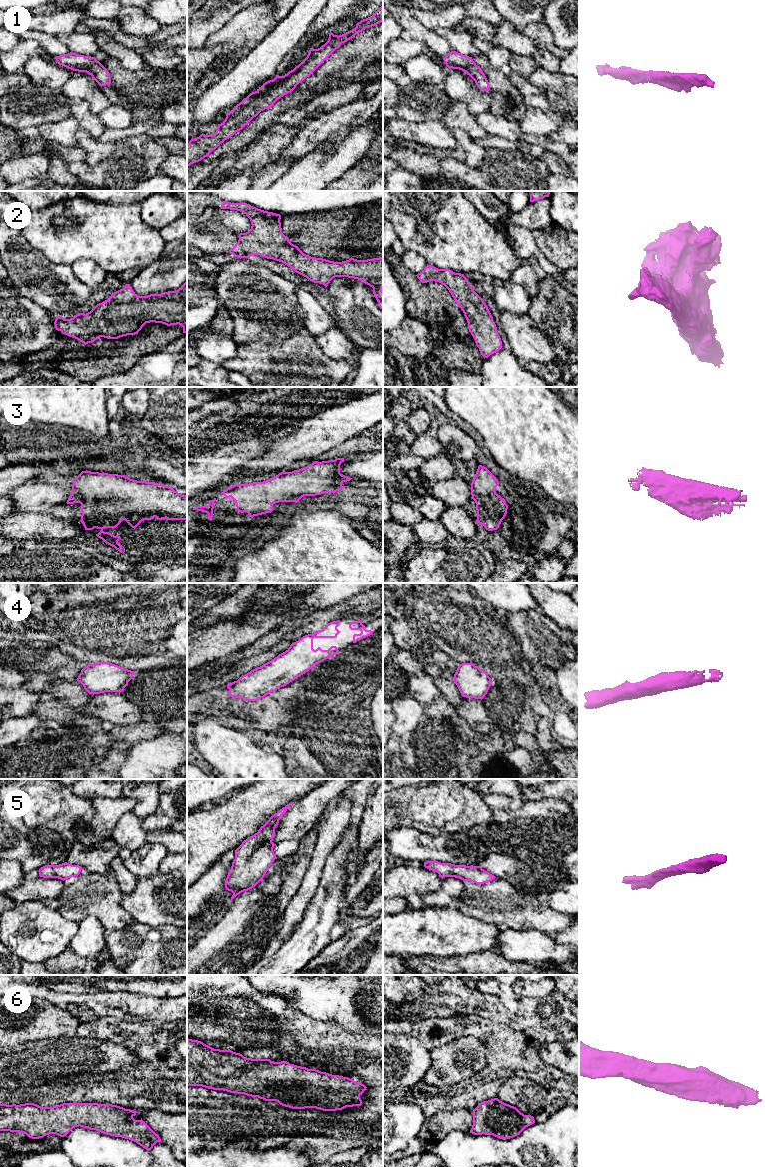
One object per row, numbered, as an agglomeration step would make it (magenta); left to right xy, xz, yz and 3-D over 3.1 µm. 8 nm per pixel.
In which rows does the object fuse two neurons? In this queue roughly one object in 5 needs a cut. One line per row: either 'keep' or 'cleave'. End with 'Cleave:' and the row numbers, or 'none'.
1: keep
2: keep
3: keep
4: keep
5: keep
6: keep
Cleave: none

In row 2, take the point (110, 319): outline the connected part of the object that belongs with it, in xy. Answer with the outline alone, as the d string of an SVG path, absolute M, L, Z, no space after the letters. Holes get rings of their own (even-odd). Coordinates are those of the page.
M187 281L175 291L138 296L126 284L90 312L71 319L56 317L56 330L84 345L100 337L118 339L135 335L146 323L181 325L187 333Z

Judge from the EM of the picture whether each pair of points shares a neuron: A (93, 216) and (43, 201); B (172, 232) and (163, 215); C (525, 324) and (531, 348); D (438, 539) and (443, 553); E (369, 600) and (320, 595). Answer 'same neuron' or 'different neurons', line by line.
A: different neurons
B: different neurons
C: same neuron
D: different neurons
E: different neurons

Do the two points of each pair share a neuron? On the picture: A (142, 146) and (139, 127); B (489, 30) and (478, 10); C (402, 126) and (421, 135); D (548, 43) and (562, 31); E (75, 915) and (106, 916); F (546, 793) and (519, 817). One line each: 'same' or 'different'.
A: different
B: different
C: same
D: different
E: same
F: different

